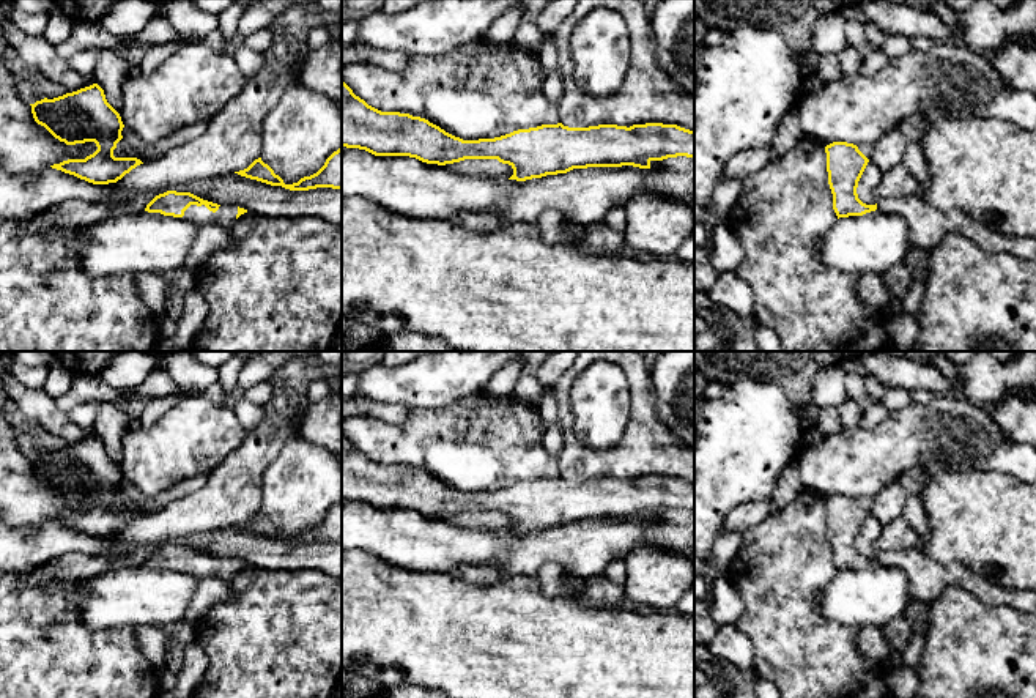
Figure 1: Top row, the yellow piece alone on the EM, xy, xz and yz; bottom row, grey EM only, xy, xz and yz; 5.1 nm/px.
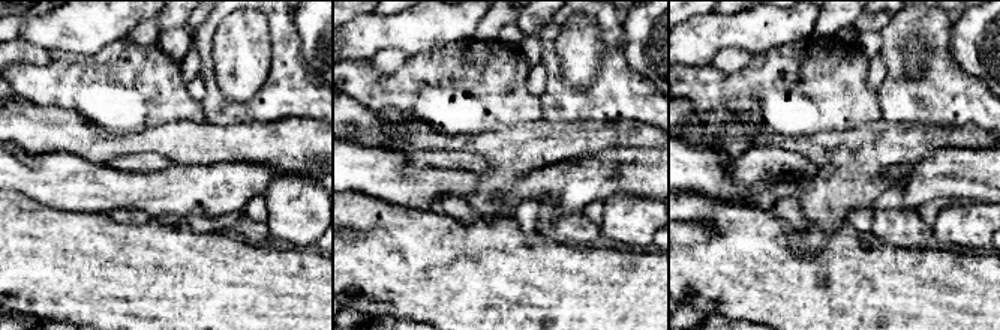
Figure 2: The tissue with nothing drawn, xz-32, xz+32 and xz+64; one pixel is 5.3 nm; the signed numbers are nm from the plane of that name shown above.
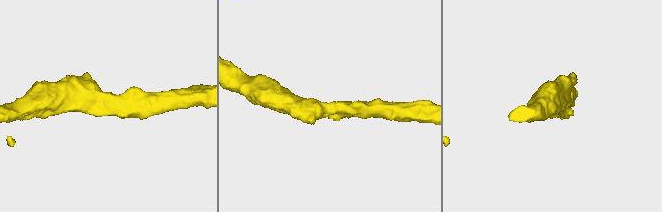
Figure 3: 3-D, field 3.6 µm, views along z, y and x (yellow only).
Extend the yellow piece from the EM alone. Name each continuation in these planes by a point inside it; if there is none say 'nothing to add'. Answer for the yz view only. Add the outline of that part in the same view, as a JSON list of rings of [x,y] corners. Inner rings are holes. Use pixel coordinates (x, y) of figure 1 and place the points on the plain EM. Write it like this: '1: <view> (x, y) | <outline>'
1: yz (928, 579) | [[[918,548],[879,553],[877,562],[904,570],[910,597],[927,605],[938,600],[948,588],[959,586],[989,605],[1006,605],[1036,614],[1036,591],[1012,591],[992,585],[960,562],[942,564]]]

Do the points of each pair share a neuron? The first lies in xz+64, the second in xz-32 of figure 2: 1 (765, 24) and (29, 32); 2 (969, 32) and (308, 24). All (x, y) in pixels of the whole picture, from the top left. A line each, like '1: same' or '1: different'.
1: same
2: same

